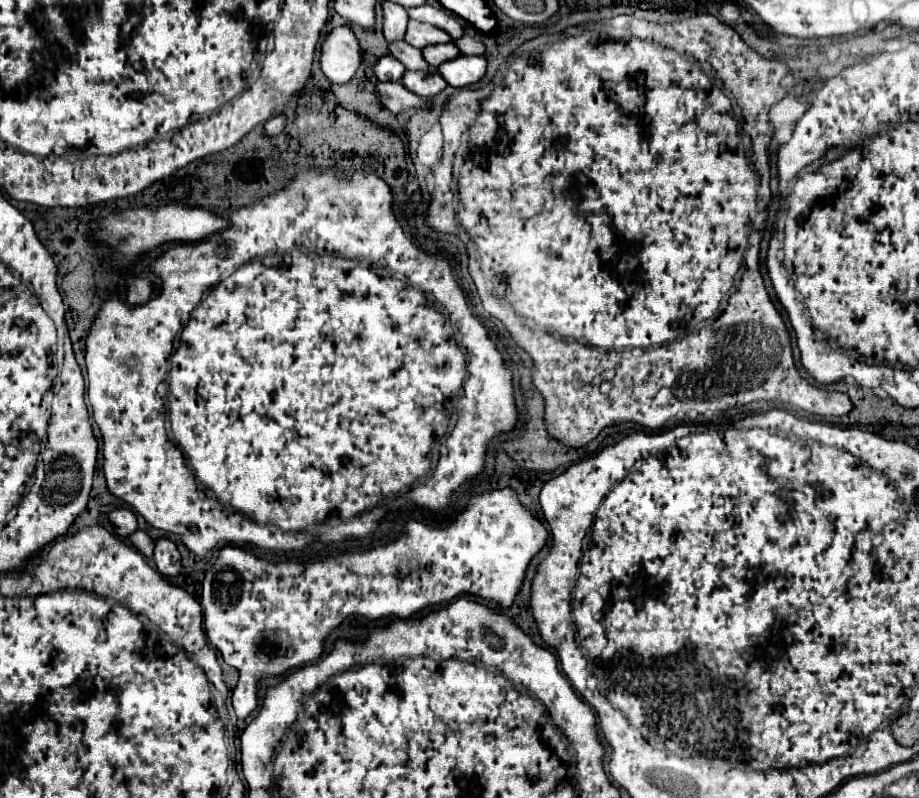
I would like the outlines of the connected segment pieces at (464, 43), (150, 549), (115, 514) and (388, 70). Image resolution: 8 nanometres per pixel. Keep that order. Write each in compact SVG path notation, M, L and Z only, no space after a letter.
M464 35L462 39L454 41L458 45L458 49L464 53L464 55L484 55L486 53L486 45L480 41L478 35L470 37L470 35Z
M136 531L134 537L130 537L130 543L148 559L152 559L152 553L154 553L154 541L144 533L144 531Z
M114 509L110 513L110 523L114 527L114 533L122 539L130 537L136 529L138 529L138 523L136 523L136 515L130 511L130 509Z
M384 55L376 67L374 67L374 73L380 81L400 81L406 73L406 67L402 63L396 61L396 57L390 57L390 55Z

